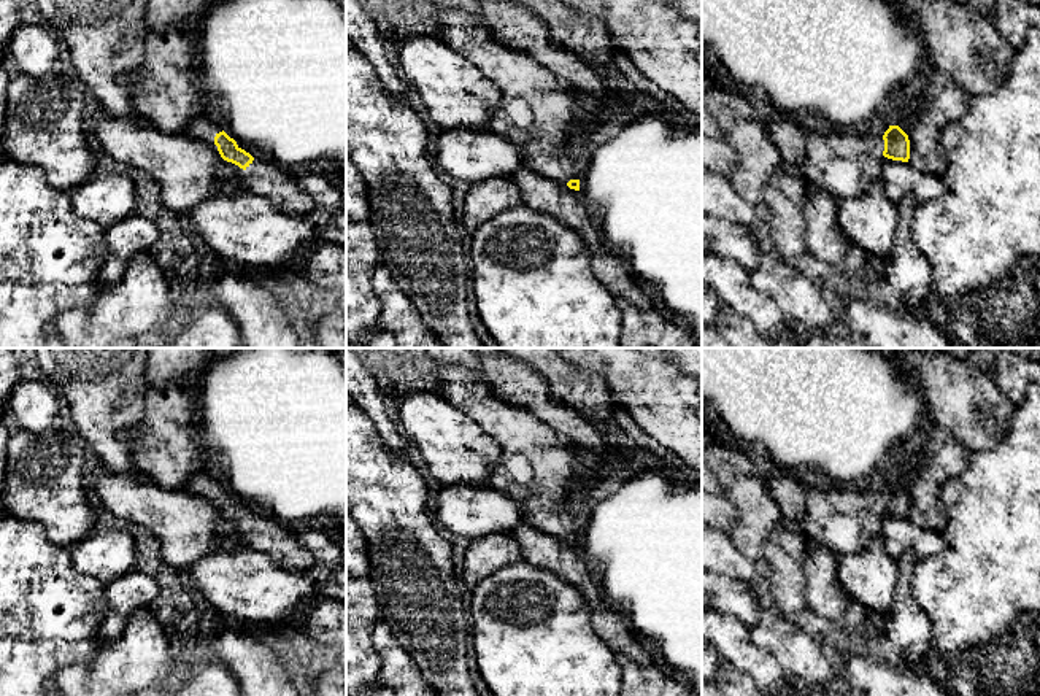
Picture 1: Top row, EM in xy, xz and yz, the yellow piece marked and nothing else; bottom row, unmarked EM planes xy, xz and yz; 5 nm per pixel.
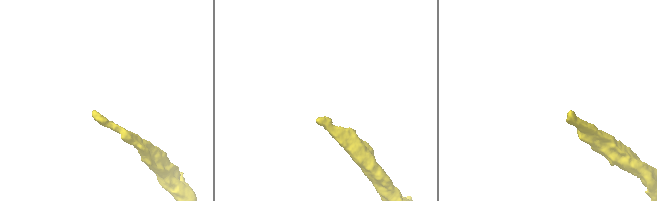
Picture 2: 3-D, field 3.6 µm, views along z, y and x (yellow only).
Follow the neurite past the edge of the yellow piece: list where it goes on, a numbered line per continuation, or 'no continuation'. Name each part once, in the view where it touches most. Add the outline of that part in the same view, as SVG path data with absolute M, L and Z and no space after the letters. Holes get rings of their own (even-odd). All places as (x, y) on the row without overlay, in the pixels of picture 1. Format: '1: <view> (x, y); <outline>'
1: yz (843, 518); M886 478L864 485L805 486L807 513L802 528L808 540L835 556L853 555L881 534Z

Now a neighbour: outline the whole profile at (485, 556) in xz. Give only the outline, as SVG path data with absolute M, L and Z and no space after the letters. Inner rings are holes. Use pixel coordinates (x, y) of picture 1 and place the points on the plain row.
M494 534L470 540L462 556L462 582L475 588L500 569L524 561L519 543L511 536Z

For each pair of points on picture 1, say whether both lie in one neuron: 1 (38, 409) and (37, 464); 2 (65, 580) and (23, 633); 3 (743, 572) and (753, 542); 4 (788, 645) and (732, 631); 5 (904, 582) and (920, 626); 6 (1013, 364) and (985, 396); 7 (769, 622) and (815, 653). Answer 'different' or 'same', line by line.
1: different
2: same
3: different
4: different
5: same
6: different
7: same

